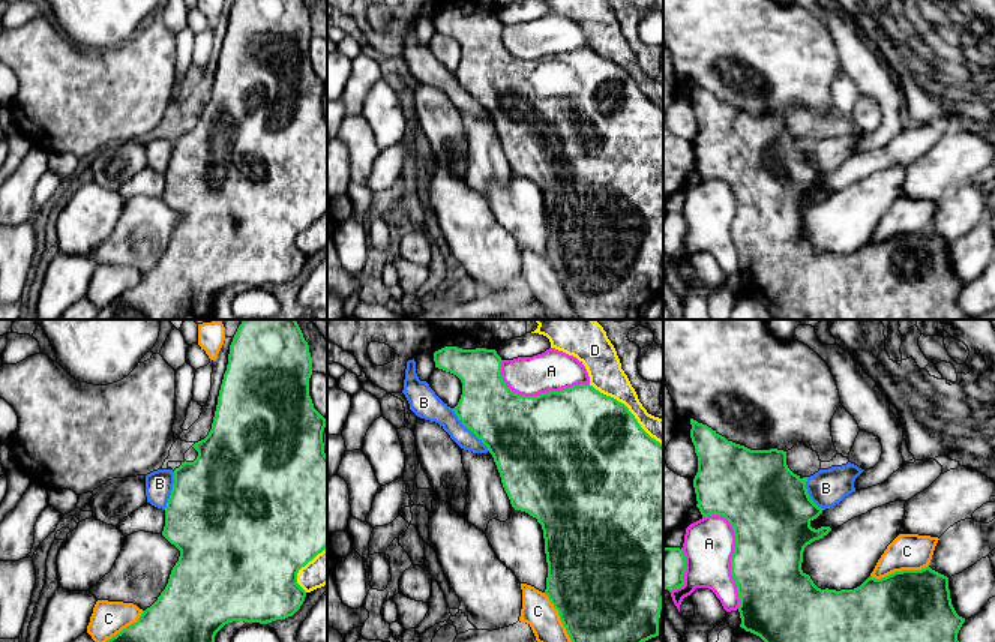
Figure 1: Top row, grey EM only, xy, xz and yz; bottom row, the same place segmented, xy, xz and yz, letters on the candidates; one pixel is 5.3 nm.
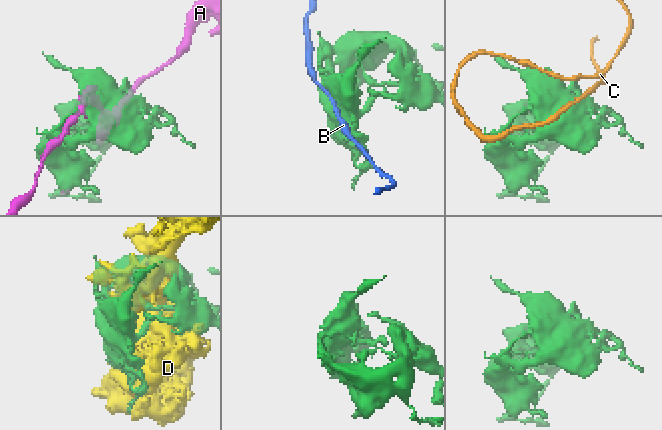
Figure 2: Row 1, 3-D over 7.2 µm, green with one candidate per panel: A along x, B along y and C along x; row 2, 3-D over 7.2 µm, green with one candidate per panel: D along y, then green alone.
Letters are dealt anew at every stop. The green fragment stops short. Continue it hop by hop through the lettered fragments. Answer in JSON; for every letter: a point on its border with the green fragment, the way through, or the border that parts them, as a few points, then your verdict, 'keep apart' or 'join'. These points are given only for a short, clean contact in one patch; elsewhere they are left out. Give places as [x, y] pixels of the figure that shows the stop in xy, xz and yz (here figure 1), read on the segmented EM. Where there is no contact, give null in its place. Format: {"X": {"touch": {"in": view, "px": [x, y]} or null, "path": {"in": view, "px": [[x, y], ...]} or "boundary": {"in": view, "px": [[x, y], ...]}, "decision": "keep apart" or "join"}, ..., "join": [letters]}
{"A": {"touch": {"in": "yz", "px": [731, 557]}, "decision": "keep apart"}, "B": {"touch": {"in": "xz", "px": [468, 428]}, "decision": "join"}, "C": {"touch": {"in": "yz", "px": [899, 572]}, "decision": "keep apart"}, "D": {"touch": {"in": "xz", "px": [628, 408]}, "decision": "keep apart"}, "join": ["B"]}

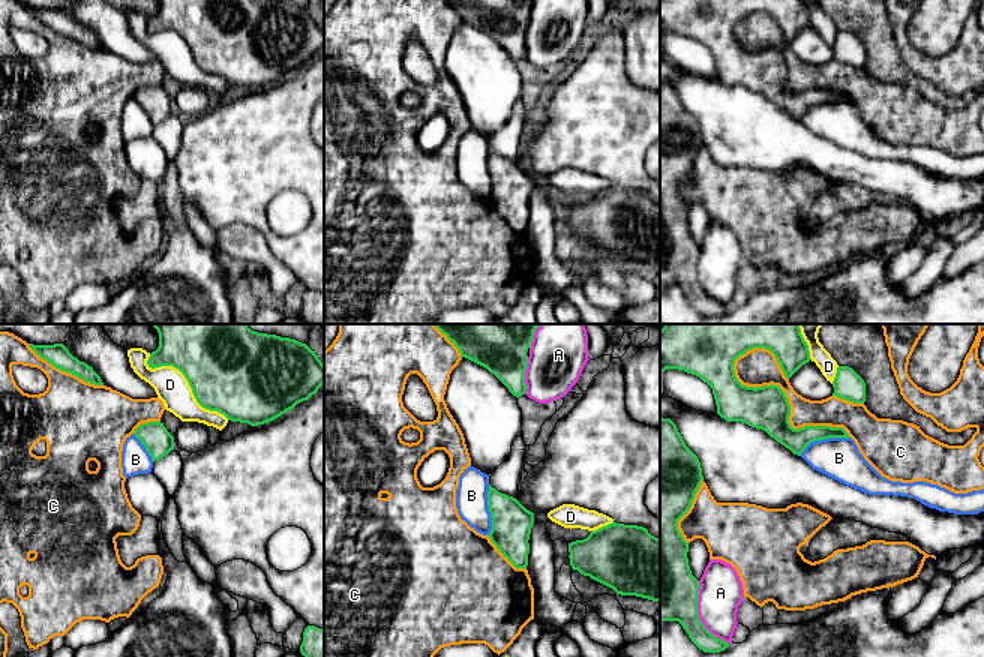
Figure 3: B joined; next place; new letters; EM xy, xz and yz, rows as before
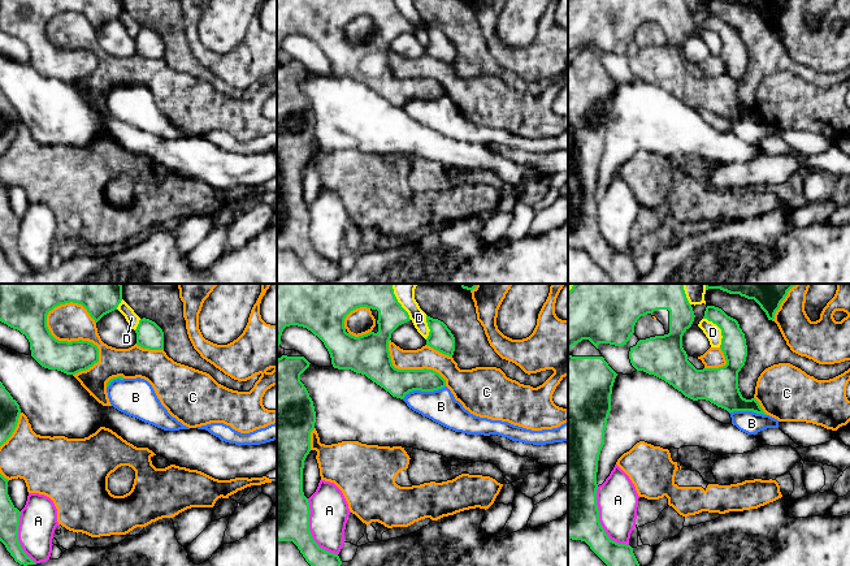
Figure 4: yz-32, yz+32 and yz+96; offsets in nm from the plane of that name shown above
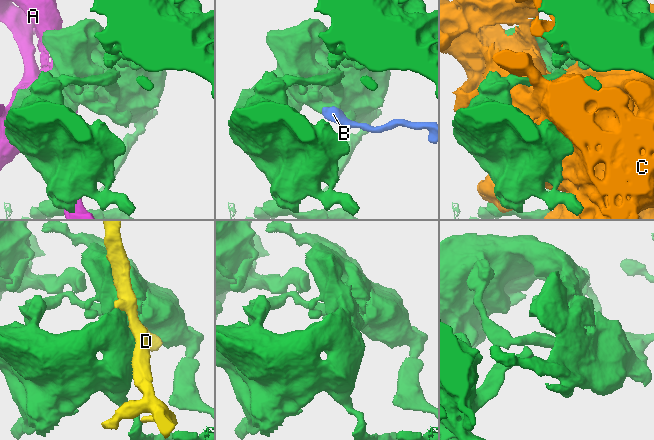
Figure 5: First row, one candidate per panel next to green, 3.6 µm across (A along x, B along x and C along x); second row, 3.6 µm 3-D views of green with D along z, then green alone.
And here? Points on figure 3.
{"A": {"touch": {"in": "yz", "px": [698, 615]}, "decision": "keep apart"}, "B": {"touch": {"in": "yz", "px": [824, 438]}, "decision": "keep apart"}, "C": {"touch": {"in": "yz", "px": [789, 407]}, "decision": "keep apart"}, "D": {"touch": {"in": "xy", "px": [188, 381]}, "decision": "keep apart"}, "join": []}

